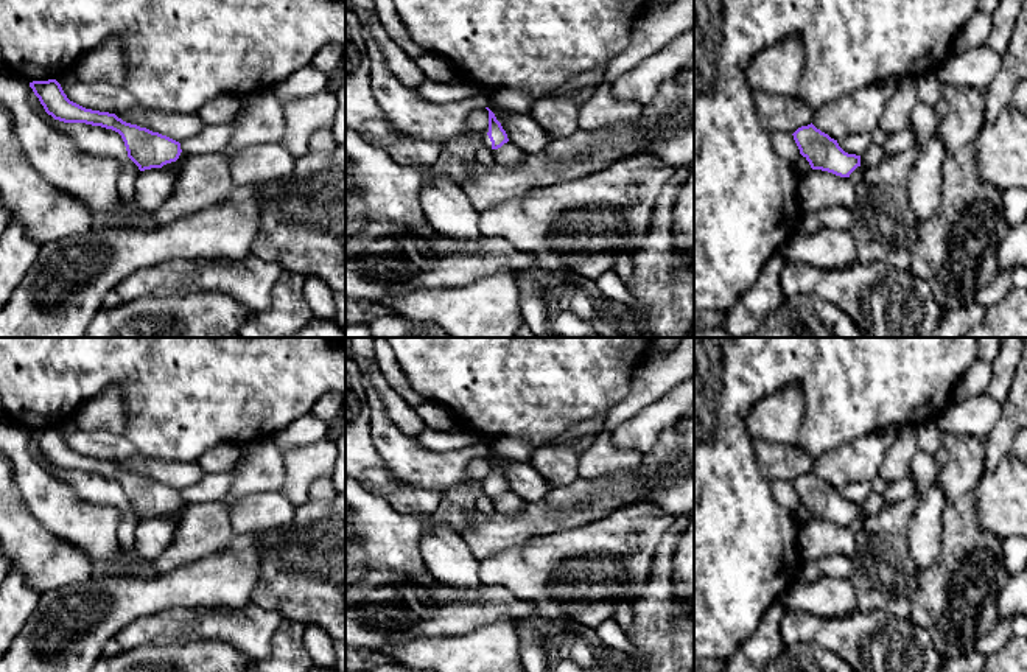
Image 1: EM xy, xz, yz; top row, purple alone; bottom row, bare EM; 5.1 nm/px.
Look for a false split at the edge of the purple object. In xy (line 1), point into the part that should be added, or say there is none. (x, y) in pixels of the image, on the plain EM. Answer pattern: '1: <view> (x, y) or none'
1: none

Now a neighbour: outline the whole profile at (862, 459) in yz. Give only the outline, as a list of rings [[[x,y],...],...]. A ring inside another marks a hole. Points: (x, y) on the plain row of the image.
[[[890,426],[864,436],[814,457],[812,473],[831,487],[857,481],[873,481],[879,476],[882,462],[899,426]]]

